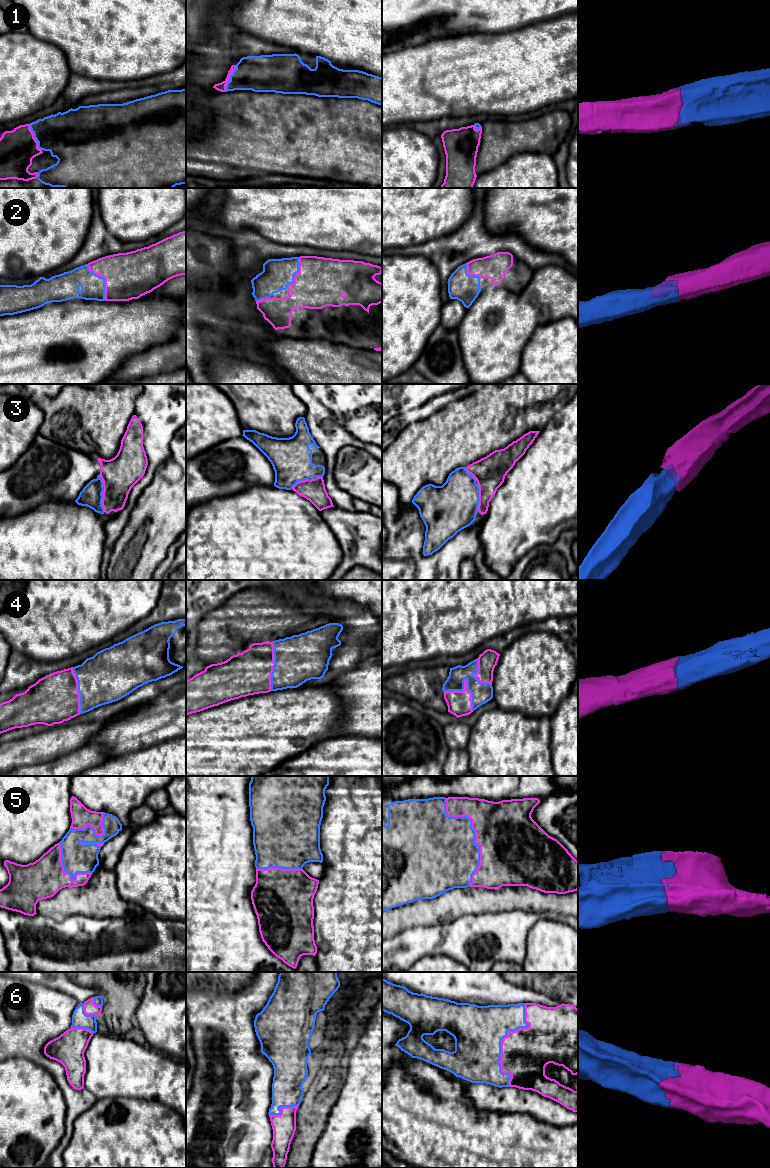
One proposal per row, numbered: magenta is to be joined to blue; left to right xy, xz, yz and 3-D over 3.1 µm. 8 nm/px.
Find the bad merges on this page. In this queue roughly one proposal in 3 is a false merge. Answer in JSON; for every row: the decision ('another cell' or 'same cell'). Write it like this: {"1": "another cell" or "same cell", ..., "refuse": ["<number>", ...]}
{"1": "same cell", "2": "same cell", "3": "same cell", "4": "same cell", "5": "same cell", "6": "same cell", "refuse": []}

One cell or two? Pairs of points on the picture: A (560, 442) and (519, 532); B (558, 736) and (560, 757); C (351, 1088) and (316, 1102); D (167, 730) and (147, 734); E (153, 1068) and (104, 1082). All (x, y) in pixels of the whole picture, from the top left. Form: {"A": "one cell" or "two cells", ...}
{"A": "one cell", "B": "one cell", "C": "two cells", "D": "one cell", "E": "one cell"}

